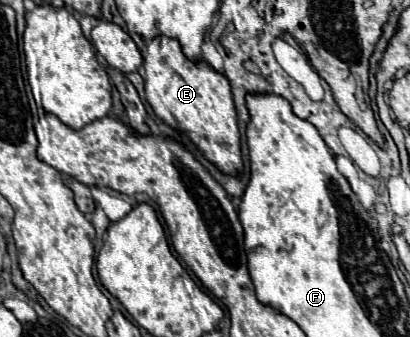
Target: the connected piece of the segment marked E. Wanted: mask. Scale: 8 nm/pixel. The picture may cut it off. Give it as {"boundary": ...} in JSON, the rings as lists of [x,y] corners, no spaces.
{"boundary":[[[166,35],[150,39],[144,53],[146,69],[146,101],[154,113],[170,127],[184,131],[196,147],[224,173],[242,171],[240,133],[236,109],[226,75],[216,71],[206,61],[186,59],[180,43]]]}

